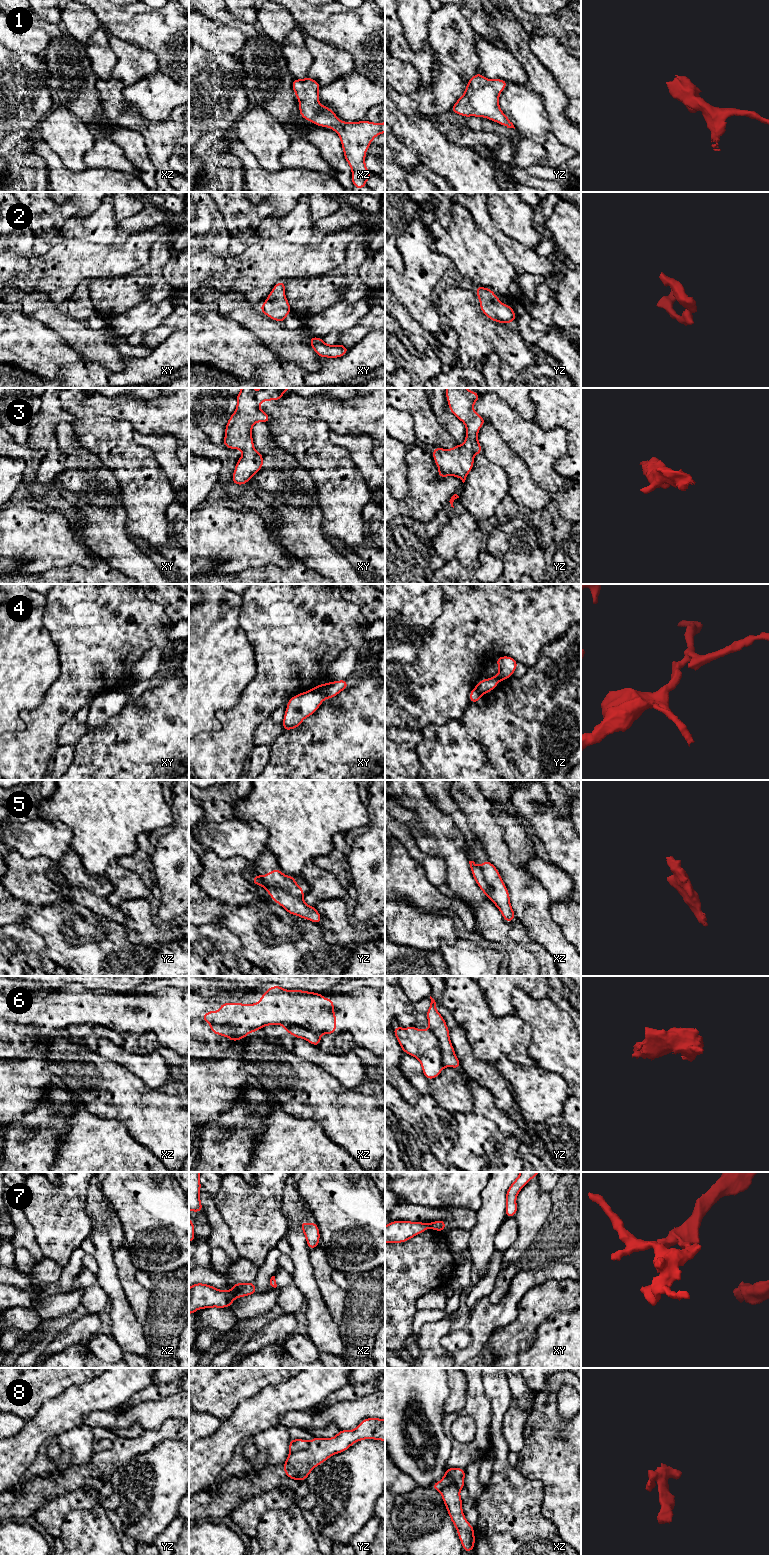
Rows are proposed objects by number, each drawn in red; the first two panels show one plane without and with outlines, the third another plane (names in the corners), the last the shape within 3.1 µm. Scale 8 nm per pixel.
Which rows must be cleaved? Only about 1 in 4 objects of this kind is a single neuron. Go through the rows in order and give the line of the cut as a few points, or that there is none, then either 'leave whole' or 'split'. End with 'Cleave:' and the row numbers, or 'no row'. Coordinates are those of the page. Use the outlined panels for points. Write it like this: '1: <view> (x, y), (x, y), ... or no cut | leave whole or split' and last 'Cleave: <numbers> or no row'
1: no cut | leave whole
2: no cut | leave whole
3: no cut | leave whole
4: xy (331, 682), (322, 690), (311, 690) | split
5: yz (267, 889), (281, 889), (291, 895), (301, 896) | split
6: yz (428, 1029), (439, 1044), (441, 1061), (445, 1066) | split
7: xz (230, 1290), (234, 1298) | split
8: yz (309, 1443), (305, 1449), (290, 1453) | split
Cleave: 4, 5, 6, 7, 8

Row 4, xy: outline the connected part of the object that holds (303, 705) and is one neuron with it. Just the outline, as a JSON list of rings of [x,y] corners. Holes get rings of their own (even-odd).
[[[347,680],[333,681],[323,691],[315,692],[307,690],[304,693],[291,697],[287,703],[285,715],[282,721],[284,731],[298,728],[302,721],[314,714],[325,699],[337,696],[348,688]]]

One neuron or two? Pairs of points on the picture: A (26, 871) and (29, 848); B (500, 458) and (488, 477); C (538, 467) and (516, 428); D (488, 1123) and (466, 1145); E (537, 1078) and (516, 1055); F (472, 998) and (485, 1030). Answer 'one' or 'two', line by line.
A: two
B: two
C: one
D: one
E: two
F: one

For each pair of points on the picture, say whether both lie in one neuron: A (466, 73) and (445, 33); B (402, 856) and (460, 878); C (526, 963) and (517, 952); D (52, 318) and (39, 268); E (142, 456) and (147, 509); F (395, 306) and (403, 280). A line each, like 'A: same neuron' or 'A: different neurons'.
A: same neuron
B: different neurons
C: same neuron
D: different neurons
E: same neuron
F: different neurons

